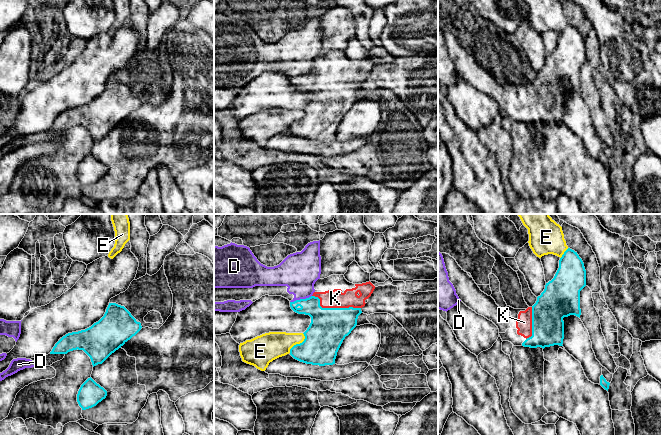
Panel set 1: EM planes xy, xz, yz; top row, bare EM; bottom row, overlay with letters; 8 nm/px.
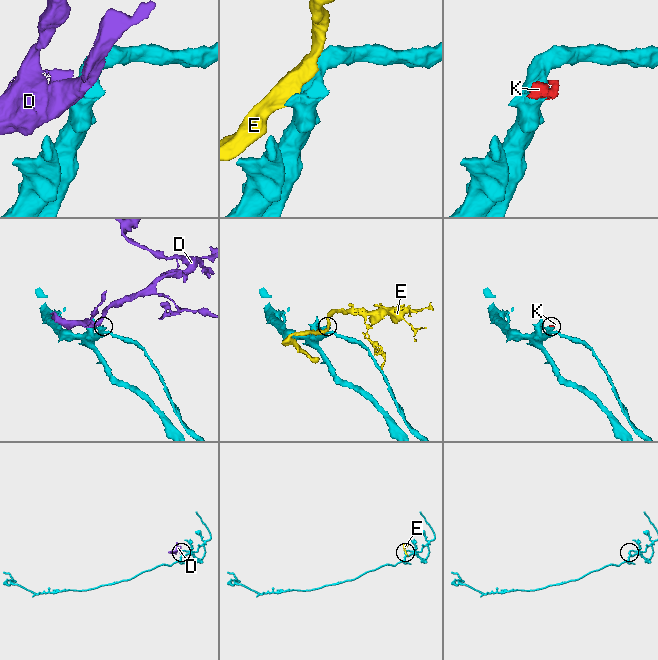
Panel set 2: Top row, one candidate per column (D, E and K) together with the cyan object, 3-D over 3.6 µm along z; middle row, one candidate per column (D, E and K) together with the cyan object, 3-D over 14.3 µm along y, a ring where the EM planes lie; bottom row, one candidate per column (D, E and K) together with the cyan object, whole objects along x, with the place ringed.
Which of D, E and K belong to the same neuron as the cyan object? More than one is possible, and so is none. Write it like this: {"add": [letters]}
{"add": ["K"]}

